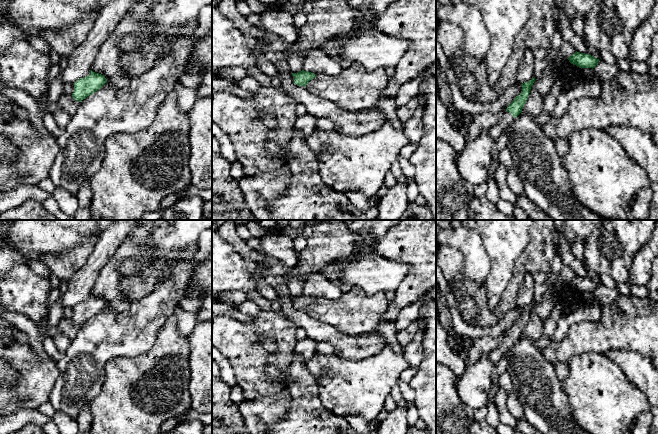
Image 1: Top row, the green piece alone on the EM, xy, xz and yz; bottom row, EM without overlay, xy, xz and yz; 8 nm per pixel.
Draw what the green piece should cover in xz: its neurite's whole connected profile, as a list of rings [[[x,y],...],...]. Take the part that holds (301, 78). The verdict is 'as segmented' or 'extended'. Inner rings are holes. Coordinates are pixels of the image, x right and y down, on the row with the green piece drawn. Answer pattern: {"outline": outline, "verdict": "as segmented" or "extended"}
{"outline": [[[302,70],[297,73],[292,73],[292,76],[293,84],[305,87],[310,80],[314,79],[315,74]]], "verdict": "as segmented"}

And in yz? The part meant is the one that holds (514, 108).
{"outline": [[[533,77],[531,80],[521,84],[521,93],[507,106],[506,110],[502,113],[499,123],[488,130],[488,133],[494,142],[498,140],[502,135],[502,132],[507,130],[512,121],[521,113],[534,81],[535,78]]], "verdict": "extended"}

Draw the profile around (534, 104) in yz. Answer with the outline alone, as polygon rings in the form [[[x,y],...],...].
[[[531,88],[528,98],[521,110],[522,113],[527,113],[533,116],[542,114],[544,106],[544,96],[535,88]]]

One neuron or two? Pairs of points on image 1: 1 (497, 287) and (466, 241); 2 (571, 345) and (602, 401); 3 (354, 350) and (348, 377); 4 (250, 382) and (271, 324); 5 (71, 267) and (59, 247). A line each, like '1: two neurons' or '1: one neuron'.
1: two neurons
2: two neurons
3: two neurons
4: one neuron
5: two neurons

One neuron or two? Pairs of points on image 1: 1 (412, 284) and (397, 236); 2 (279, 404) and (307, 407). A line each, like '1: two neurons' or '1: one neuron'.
1: one neuron
2: two neurons

